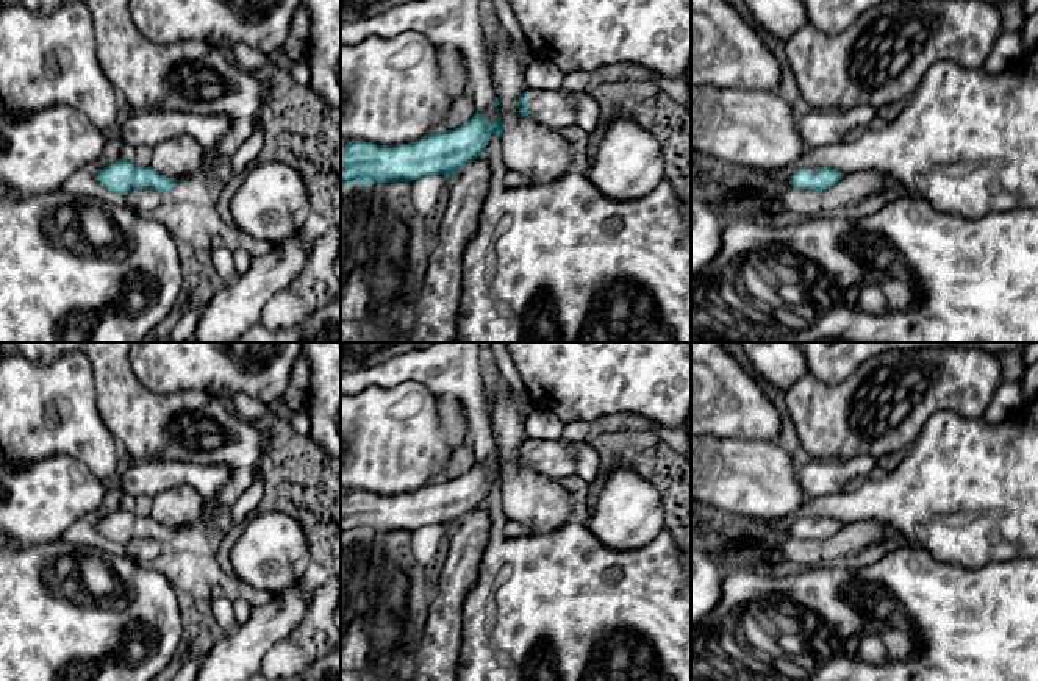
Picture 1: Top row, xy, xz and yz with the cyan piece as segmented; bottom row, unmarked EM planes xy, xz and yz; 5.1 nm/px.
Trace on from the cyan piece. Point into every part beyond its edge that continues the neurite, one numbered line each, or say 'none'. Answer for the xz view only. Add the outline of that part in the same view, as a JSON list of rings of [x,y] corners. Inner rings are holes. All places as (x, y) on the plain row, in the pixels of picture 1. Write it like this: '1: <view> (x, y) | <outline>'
1: xz (551, 458) | [[[528,437],[527,456],[533,470],[560,481],[563,476],[575,475],[575,453],[560,440],[539,440]]]

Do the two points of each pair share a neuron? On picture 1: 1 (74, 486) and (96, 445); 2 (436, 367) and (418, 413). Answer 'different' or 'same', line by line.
1: different
2: different

